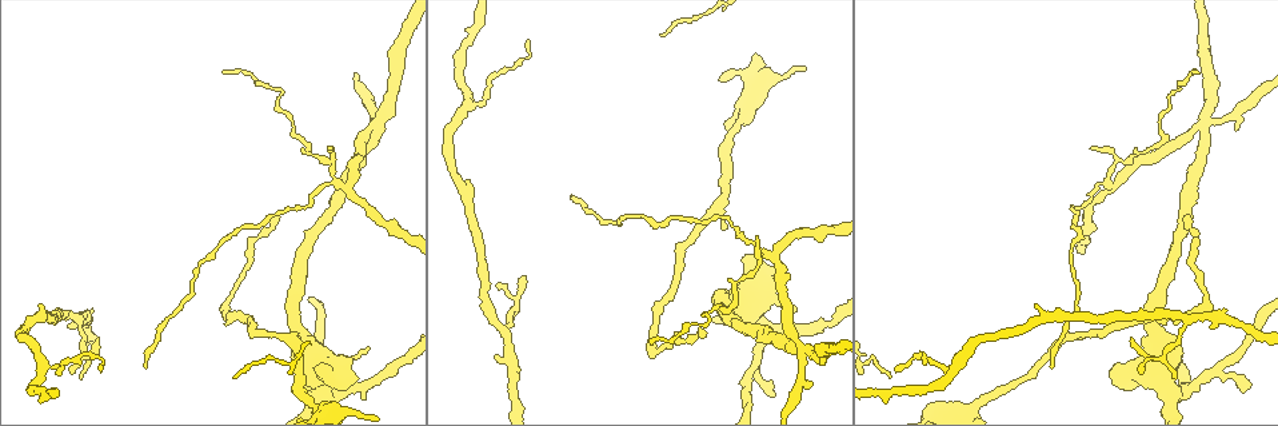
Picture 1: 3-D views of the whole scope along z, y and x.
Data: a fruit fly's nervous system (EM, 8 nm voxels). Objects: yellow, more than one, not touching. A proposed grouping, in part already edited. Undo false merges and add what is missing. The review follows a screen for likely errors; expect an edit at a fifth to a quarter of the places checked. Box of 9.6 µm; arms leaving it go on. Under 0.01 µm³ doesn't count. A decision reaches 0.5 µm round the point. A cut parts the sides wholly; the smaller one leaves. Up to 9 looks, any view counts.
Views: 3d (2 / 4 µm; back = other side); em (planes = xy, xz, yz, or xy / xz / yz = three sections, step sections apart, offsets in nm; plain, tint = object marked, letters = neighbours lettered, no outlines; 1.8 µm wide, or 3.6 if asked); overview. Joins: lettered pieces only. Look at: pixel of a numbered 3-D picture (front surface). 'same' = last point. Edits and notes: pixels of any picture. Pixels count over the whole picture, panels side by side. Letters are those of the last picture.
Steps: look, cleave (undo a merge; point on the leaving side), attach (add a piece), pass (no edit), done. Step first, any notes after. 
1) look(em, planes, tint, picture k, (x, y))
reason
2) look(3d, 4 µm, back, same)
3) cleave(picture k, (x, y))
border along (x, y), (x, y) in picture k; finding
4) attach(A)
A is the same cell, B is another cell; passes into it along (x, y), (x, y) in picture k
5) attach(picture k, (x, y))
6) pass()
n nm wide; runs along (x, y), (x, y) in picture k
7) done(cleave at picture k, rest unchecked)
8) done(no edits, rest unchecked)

look(3d, 2 µm, picture 1, (799, 348))
sharp bend

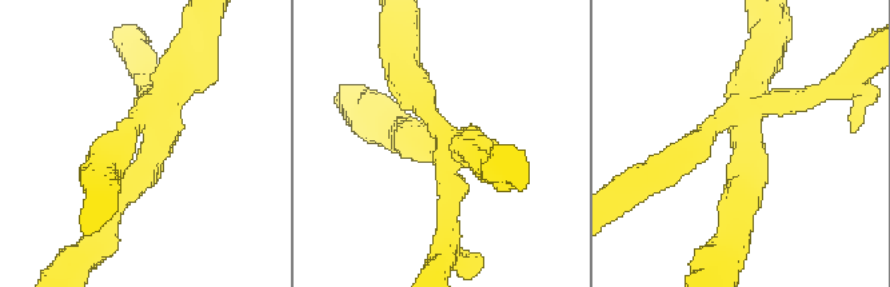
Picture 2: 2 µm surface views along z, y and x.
look(em, planes, letters, picture 2, (445, 143))
shape alone is not enough

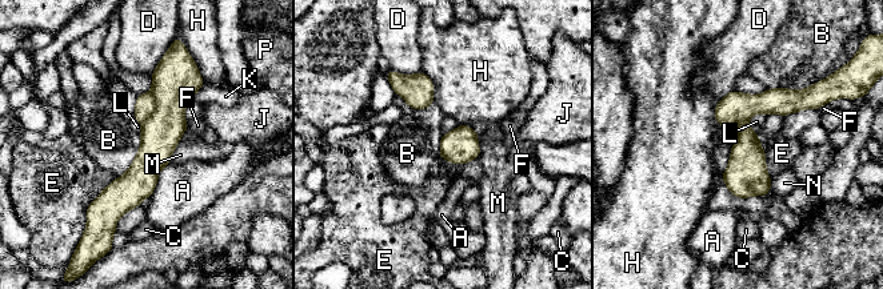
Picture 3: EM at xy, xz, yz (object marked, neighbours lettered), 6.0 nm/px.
cleave(picture 3, (144, 107))
A, B, C, D, E, F, H, J, K, L, M, N and P are other cells; 4 arms; the part that leaves runs along (812, 105), (755, 103), (718, 116) in picture 3; a second neuron is stuck on

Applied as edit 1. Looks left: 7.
look(em, yz, step 4, letters, picture 1, (364, 400))
an open end

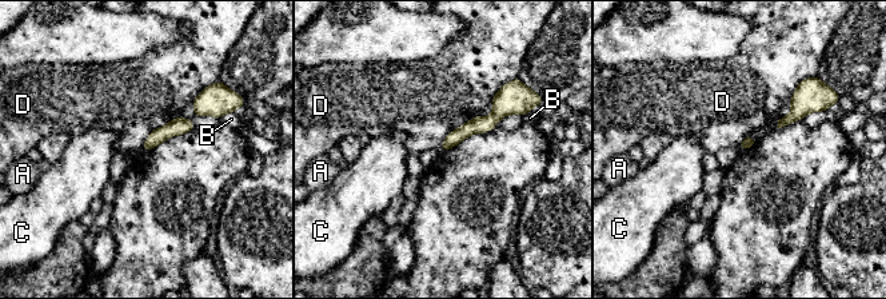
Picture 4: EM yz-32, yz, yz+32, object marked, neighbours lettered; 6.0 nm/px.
look(em, planes, letters, same)
another direction

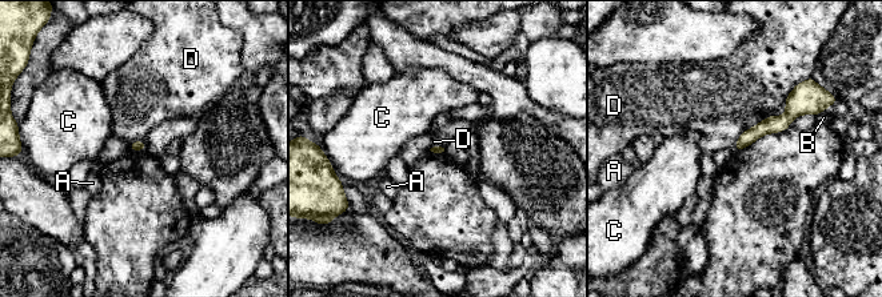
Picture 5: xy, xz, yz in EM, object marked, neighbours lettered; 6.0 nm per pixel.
pass()
A, B, C and D are other cells; none of them fits

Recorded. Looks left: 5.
look(em, planes, plain, picture 1, (1209, 301))
abrupt turn

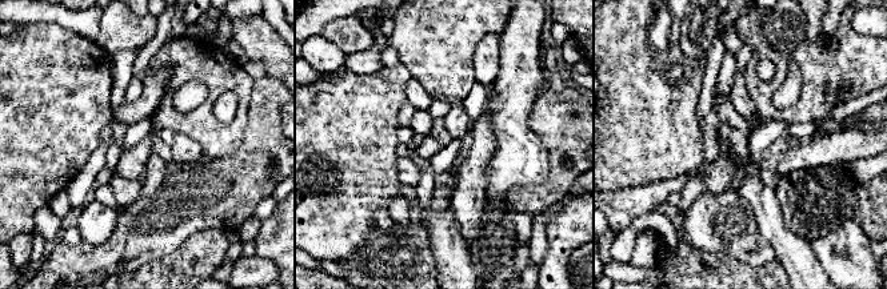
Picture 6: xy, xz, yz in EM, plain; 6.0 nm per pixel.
look(em, planes, tint, same)
where the object lies

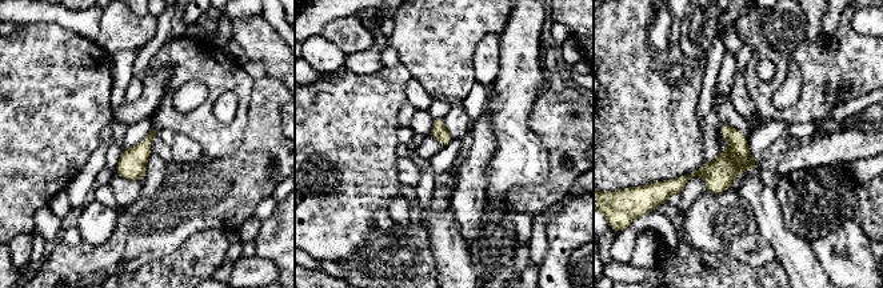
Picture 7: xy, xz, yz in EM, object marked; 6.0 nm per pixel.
look(em, planes, letters, same)

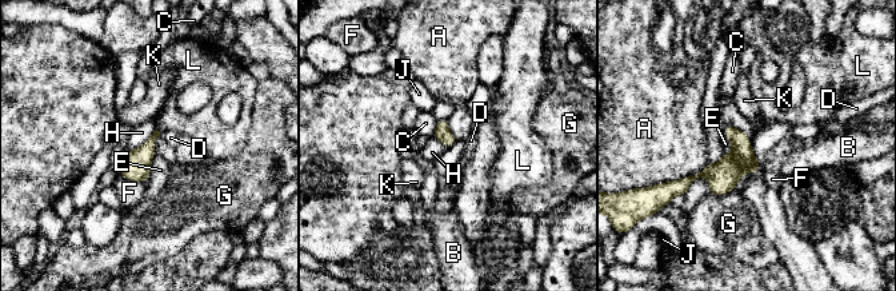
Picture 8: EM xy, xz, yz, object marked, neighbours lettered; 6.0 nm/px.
attach(B)
90 nm wide; B is the same cell, A, C, D, E, F, G, H, J, K and L are other cells; it goes on there

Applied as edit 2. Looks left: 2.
done(cleave at picture 3, attach at picture 8, rest unchecked)

